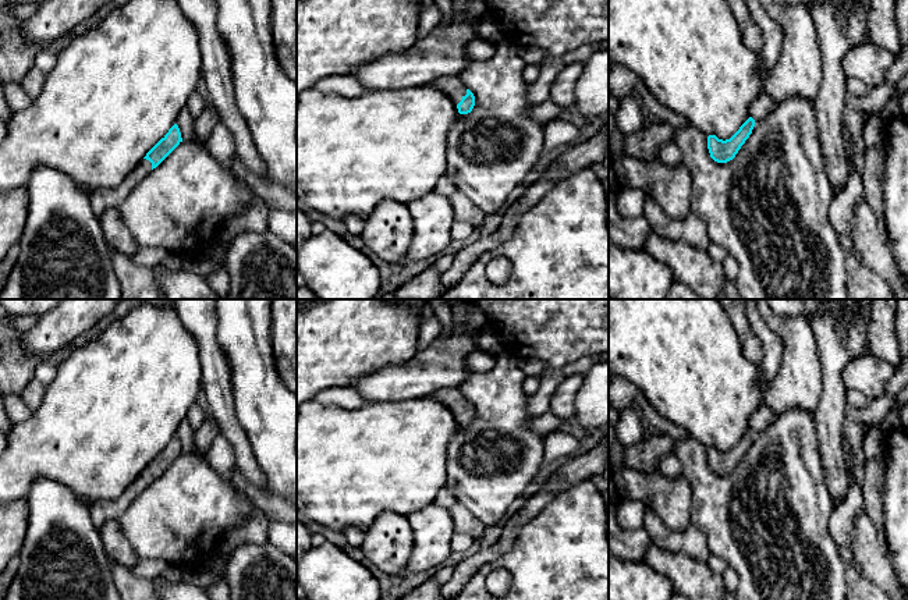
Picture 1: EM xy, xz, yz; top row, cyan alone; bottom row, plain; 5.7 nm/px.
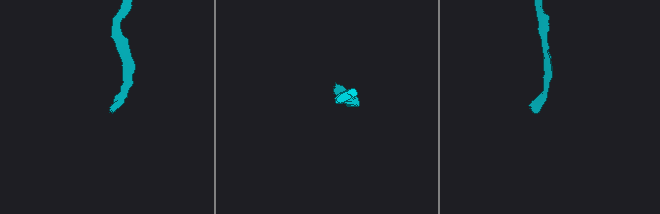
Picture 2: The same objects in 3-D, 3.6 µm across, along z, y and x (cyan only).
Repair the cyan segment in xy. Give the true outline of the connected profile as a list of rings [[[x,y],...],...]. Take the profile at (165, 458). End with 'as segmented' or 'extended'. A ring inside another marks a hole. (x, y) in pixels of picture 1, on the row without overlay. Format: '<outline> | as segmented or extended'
[[[174,436],[169,444],[146,465],[138,477],[113,500],[99,500],[89,504],[89,514],[96,529],[109,519],[117,519],[131,501],[153,480],[156,480],[180,455],[181,444]]] | extended

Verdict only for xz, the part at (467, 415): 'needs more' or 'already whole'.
needs more

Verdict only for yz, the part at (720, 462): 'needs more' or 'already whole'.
already whole

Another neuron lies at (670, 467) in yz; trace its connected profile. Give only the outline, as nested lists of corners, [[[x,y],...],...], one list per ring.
[[[674,452],[663,457],[659,468],[660,472],[668,479],[677,479],[682,475],[681,462]]]

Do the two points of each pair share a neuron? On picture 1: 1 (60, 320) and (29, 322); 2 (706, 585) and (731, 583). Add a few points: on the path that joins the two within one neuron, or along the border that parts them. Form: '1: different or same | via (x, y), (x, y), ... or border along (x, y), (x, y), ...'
1: different | border along (41, 316), (22, 333)
2: different | border along (720, 575), (724, 585)

